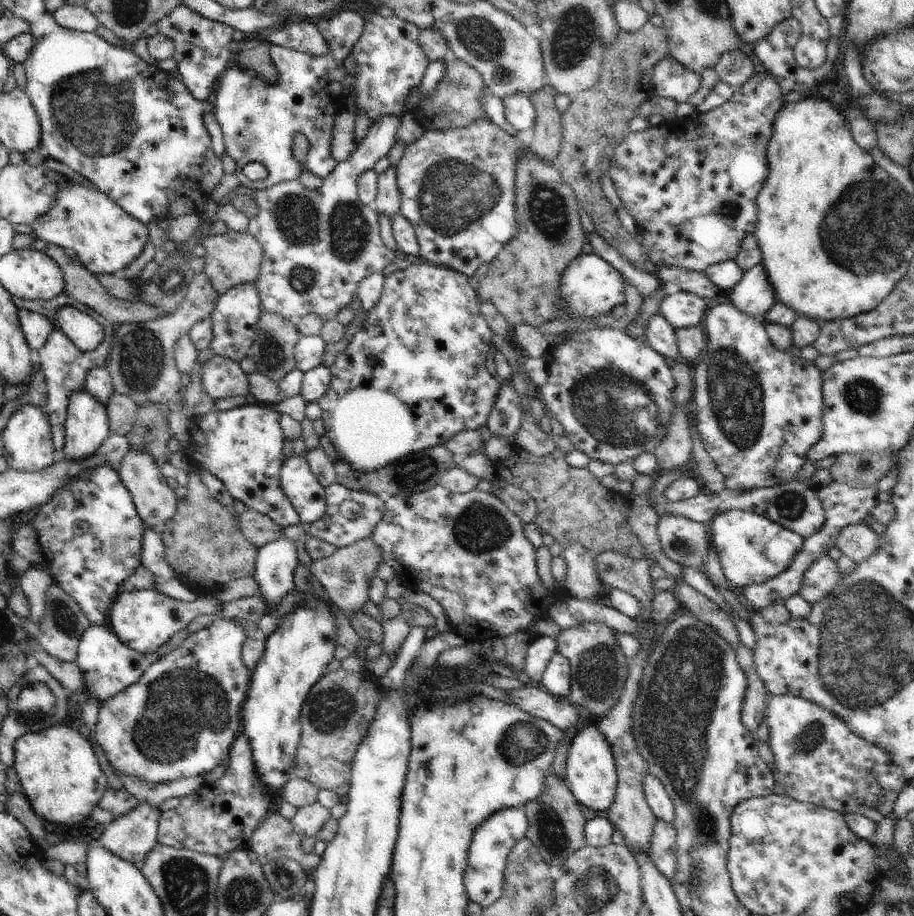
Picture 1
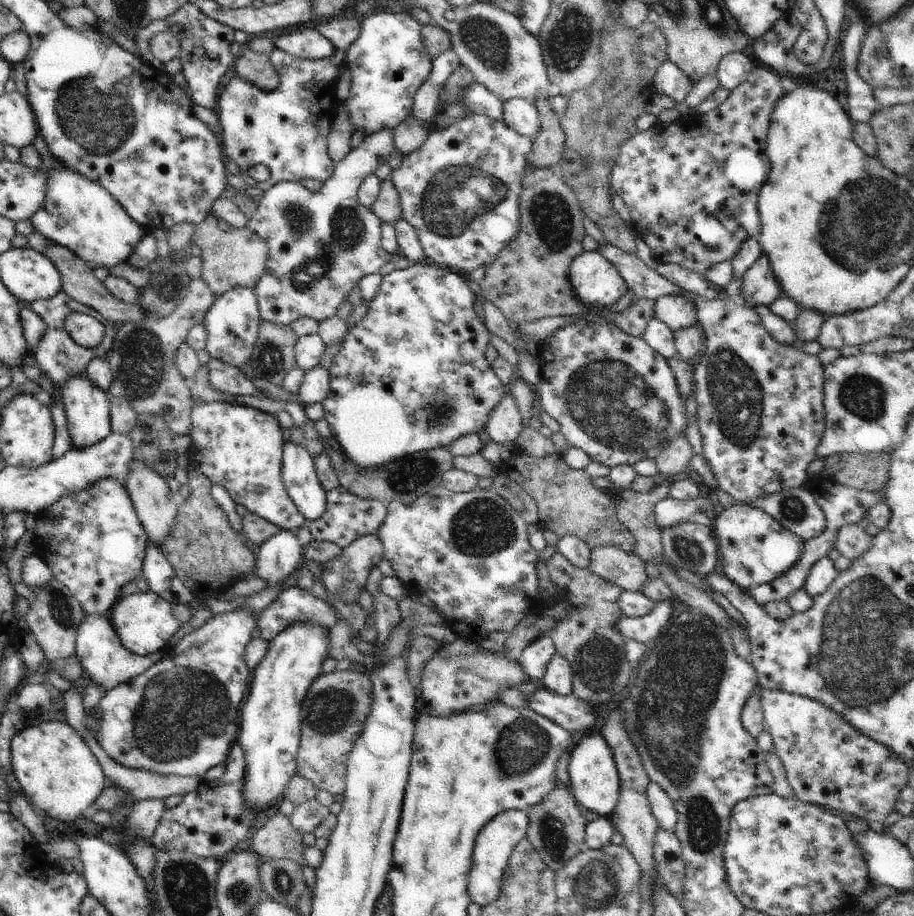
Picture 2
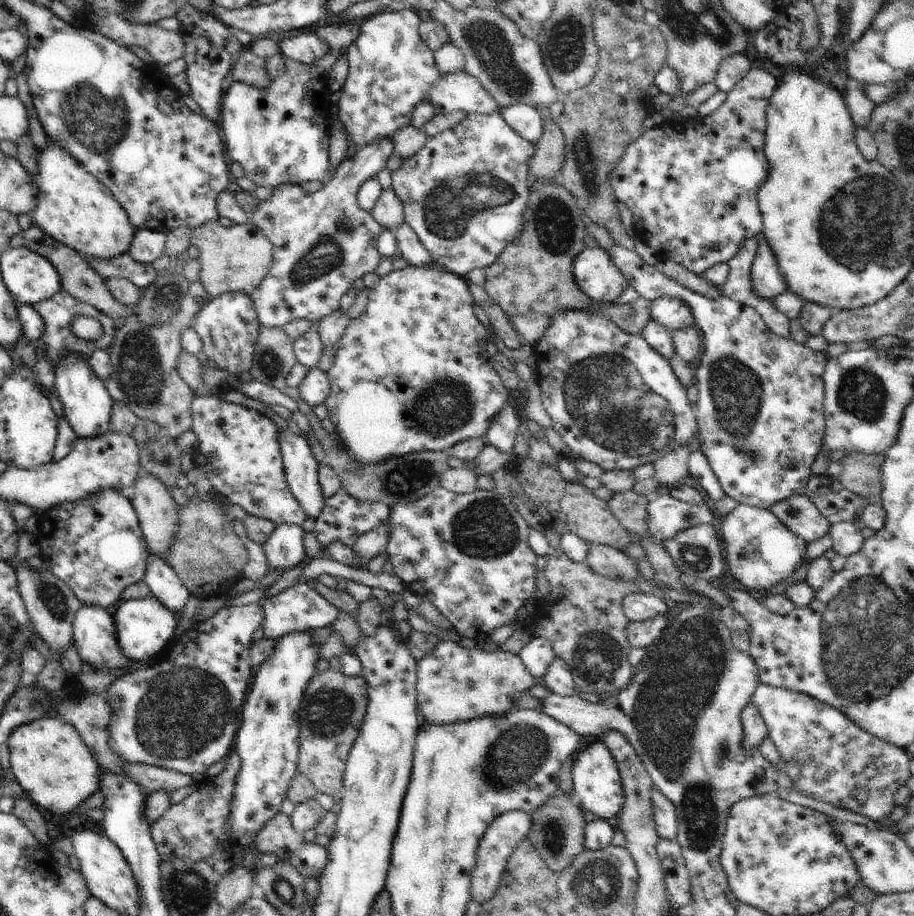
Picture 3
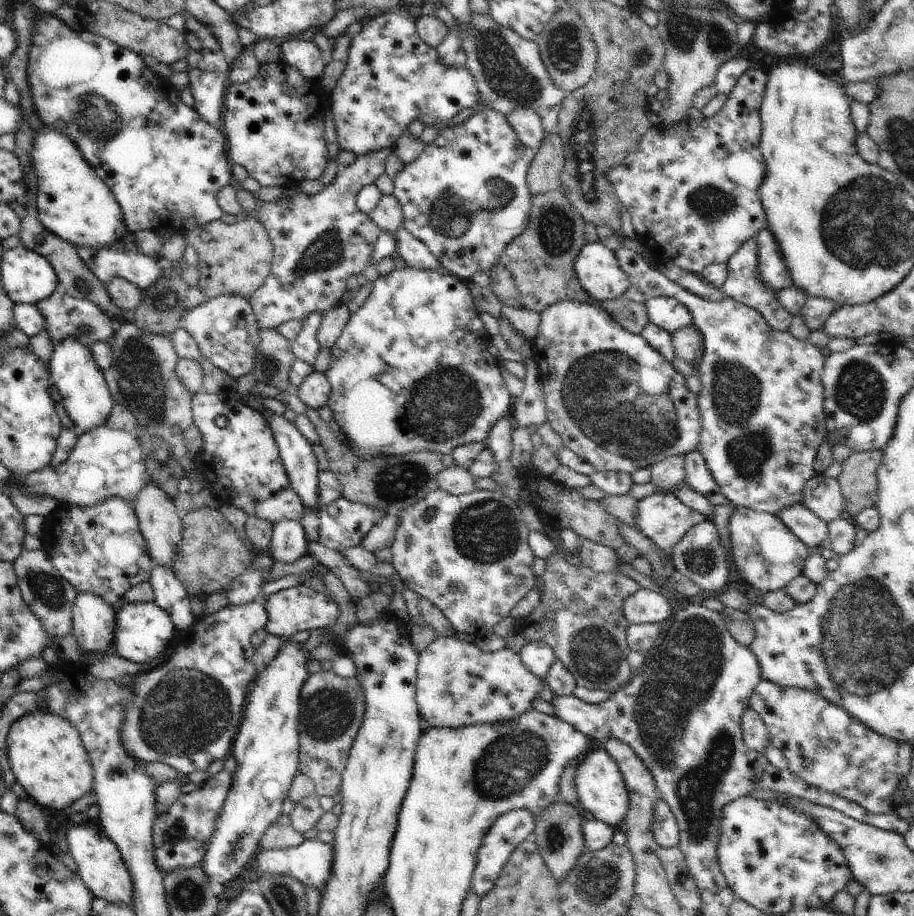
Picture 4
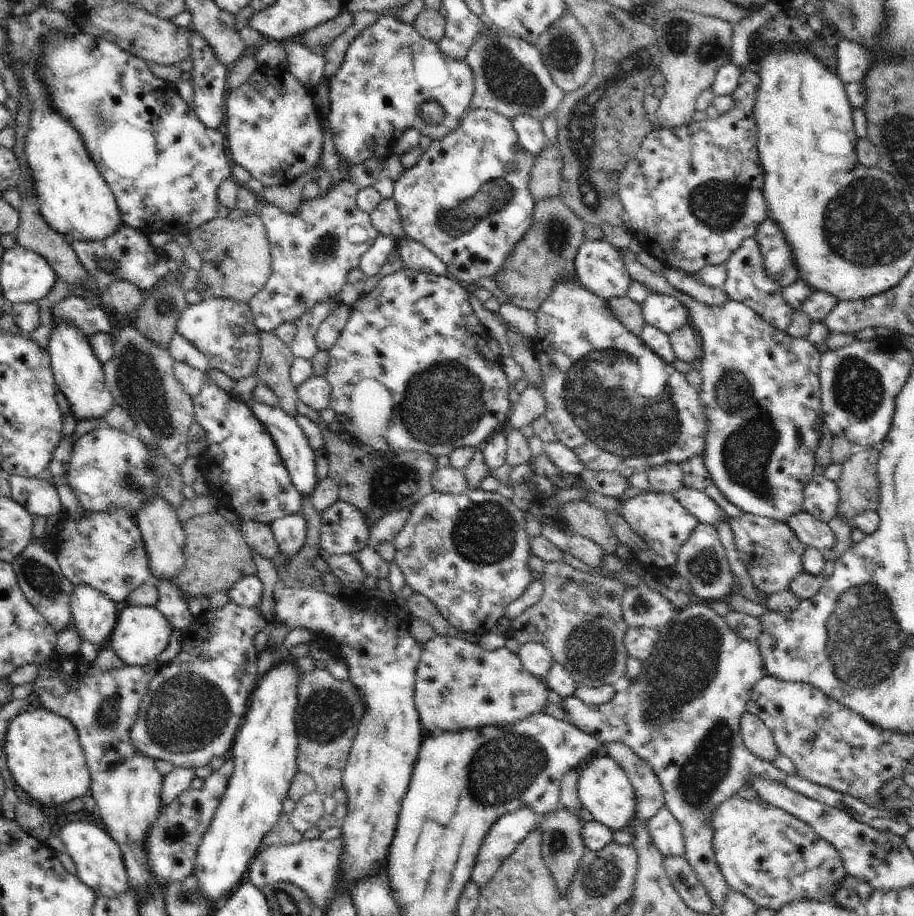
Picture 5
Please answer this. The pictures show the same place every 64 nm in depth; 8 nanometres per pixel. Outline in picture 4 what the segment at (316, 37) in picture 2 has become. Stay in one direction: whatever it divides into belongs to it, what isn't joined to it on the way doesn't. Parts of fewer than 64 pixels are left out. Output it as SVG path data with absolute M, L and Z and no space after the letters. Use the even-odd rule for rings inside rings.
M294 37L279 43L283 52L282 60L298 68L298 72L304 78L314 80L323 76L325 69L323 50L317 39L306 40Z

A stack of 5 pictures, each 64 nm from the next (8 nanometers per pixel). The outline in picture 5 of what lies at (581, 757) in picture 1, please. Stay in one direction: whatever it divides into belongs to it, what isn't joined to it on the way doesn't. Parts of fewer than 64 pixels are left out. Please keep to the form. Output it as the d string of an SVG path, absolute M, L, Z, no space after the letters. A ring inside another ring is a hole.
M604 751L595 755L579 769L578 796L582 806L589 810L594 821L601 822L610 830L627 830L636 816L636 794L628 774Z

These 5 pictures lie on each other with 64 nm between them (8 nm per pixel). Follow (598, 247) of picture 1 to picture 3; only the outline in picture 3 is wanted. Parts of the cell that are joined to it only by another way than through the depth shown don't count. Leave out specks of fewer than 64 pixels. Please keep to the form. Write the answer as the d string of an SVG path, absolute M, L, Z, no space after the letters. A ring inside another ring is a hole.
M614 245L607 251L640 297L653 301L670 296L686 302L692 310L695 326L704 336L704 352L695 374L698 389L695 415L701 442L699 451L708 459L725 496L760 509L768 509L790 496L800 496L812 478L812 463L822 449L826 432L825 386L822 380L827 363L825 353L808 348L806 343L799 344L794 339L786 340L772 334L752 306L724 295L712 300L684 288L658 272L654 265L646 264L634 250Z

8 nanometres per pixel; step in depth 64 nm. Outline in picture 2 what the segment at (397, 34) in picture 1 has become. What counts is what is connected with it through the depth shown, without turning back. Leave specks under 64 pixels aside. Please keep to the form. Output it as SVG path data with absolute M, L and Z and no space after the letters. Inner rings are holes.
M378 12L368 16L362 22L360 36L348 48L346 68L352 75L352 84L348 98L340 105L346 106L354 130L364 130L365 136L370 136L382 128L396 128L413 112L415 96L420 86L429 79L433 58L426 52L421 39L421 26L408 12L392 13Z

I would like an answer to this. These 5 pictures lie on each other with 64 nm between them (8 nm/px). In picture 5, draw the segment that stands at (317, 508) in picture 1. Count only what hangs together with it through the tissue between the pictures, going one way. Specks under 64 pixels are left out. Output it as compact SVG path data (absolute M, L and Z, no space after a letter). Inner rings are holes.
M251 398L247 405L252 410L252 414L264 424L264 428L270 432L272 440L276 444L276 448L280 453L280 458L290 475L292 484L296 487L296 490L300 492L302 496L312 496L312 492L316 490L316 485L319 483L318 477L316 476L316 462L314 460L314 450L310 448L310 444L304 431L300 428L296 417L288 416L282 407L272 408L268 404L262 404L262 402L256 402Z

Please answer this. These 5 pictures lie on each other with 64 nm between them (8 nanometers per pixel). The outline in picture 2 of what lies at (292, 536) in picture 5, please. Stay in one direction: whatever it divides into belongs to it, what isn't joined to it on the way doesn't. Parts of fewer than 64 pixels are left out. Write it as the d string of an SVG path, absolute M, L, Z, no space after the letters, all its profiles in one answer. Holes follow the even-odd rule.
M282 530L259 546L254 576L266 582L266 588L281 585L302 563L302 548L296 534Z

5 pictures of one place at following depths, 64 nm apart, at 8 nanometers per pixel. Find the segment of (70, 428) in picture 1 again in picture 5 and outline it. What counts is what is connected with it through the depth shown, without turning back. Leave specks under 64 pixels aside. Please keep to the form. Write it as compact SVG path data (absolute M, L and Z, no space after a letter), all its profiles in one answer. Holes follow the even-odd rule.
M64 320L58 326L53 326L47 351L50 353L55 383L66 397L70 413L77 422L104 419L115 405L115 400L106 386L103 364L96 358L89 339L80 332L80 328Z

